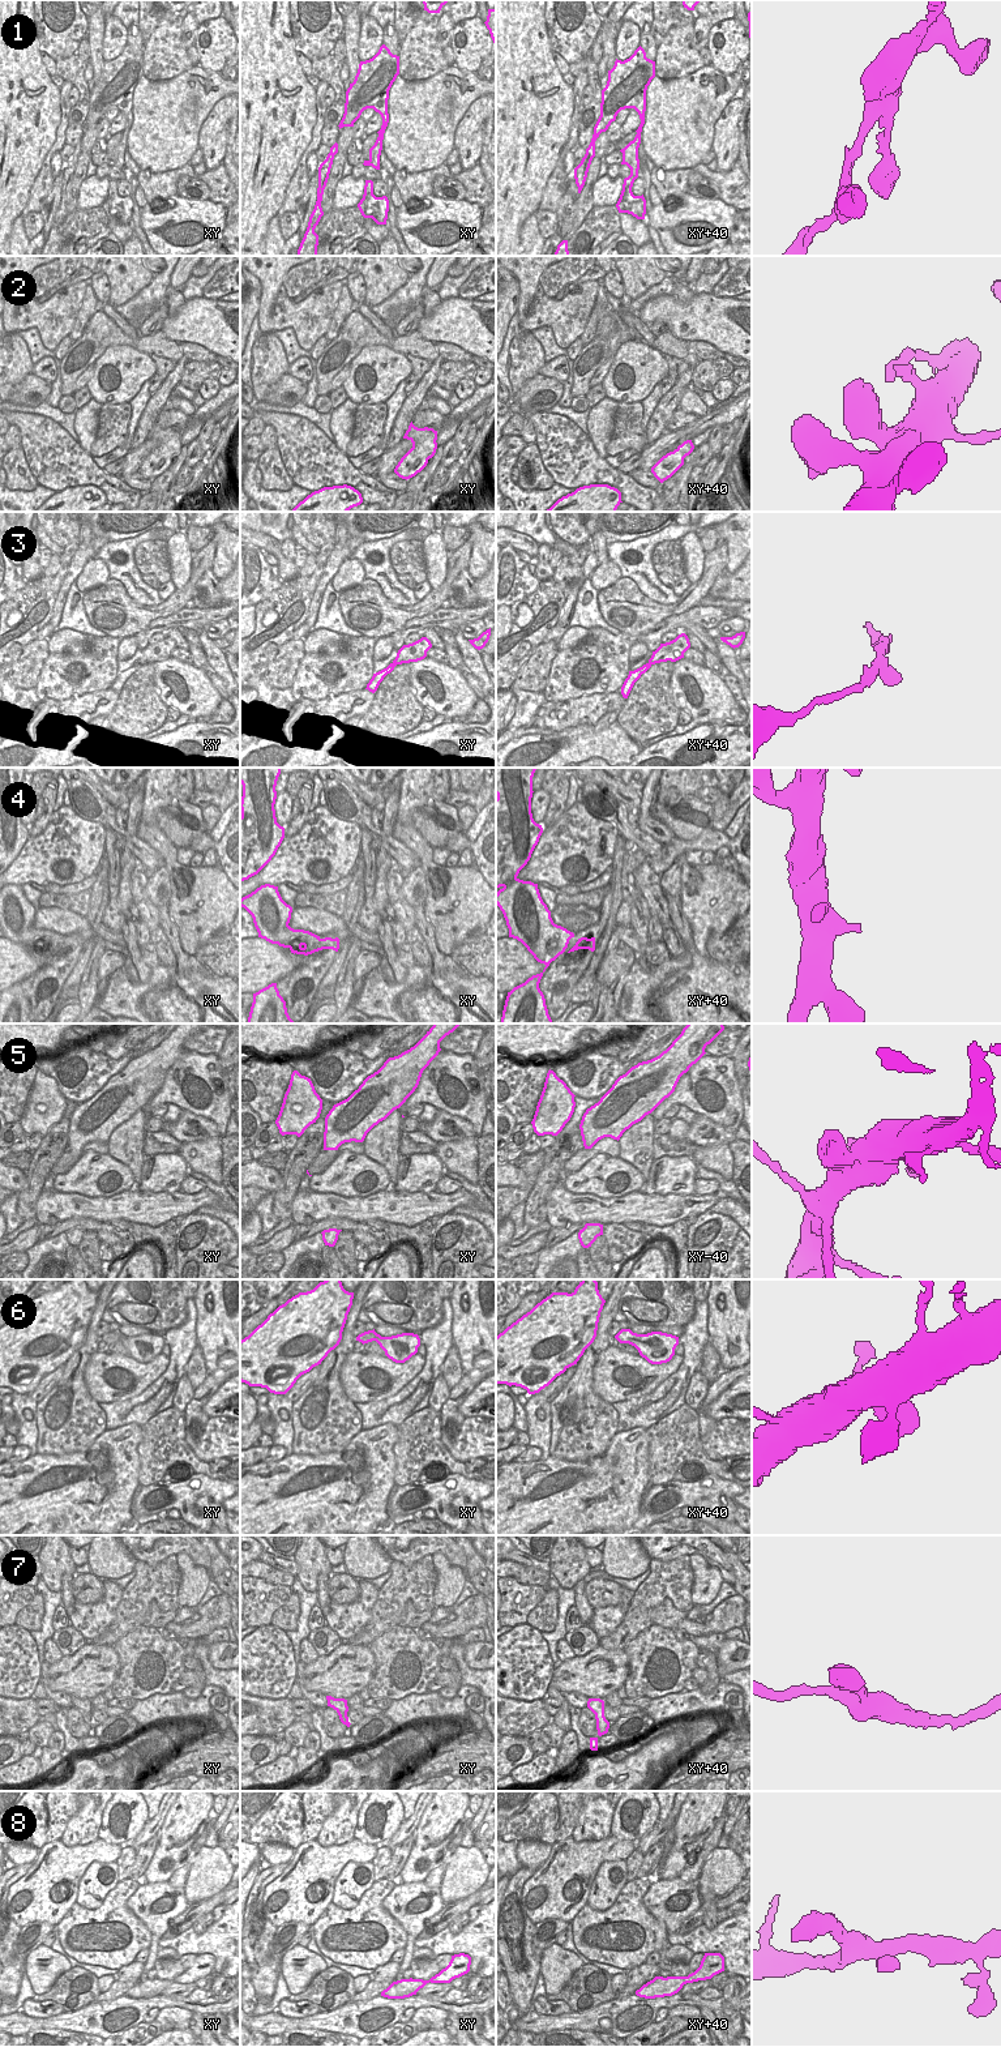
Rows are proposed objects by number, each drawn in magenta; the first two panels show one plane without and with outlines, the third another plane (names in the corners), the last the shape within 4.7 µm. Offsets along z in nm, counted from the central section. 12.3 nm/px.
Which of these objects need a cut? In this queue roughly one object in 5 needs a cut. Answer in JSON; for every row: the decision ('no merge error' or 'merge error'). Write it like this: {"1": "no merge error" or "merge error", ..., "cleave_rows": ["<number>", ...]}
{"1": "no merge error", "2": "no merge error", "3": "no merge error", "4": "no merge error", "5": "merge error", "6": "no merge error", "7": "no merge error", "8": "no merge error", "cleave_rows": ["5"]}

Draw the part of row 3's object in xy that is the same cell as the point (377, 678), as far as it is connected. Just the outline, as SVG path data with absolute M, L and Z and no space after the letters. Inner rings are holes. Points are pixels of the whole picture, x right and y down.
M422 637L420 640L403 645L398 653L395 659L384 670L373 674L372 679L367 684L367 688L369 692L375 693L380 685L380 683L384 680L384 678L390 674L397 664L402 663L410 663L410 662L418 662L427 657L427 651L432 648L431 641L427 637Z

